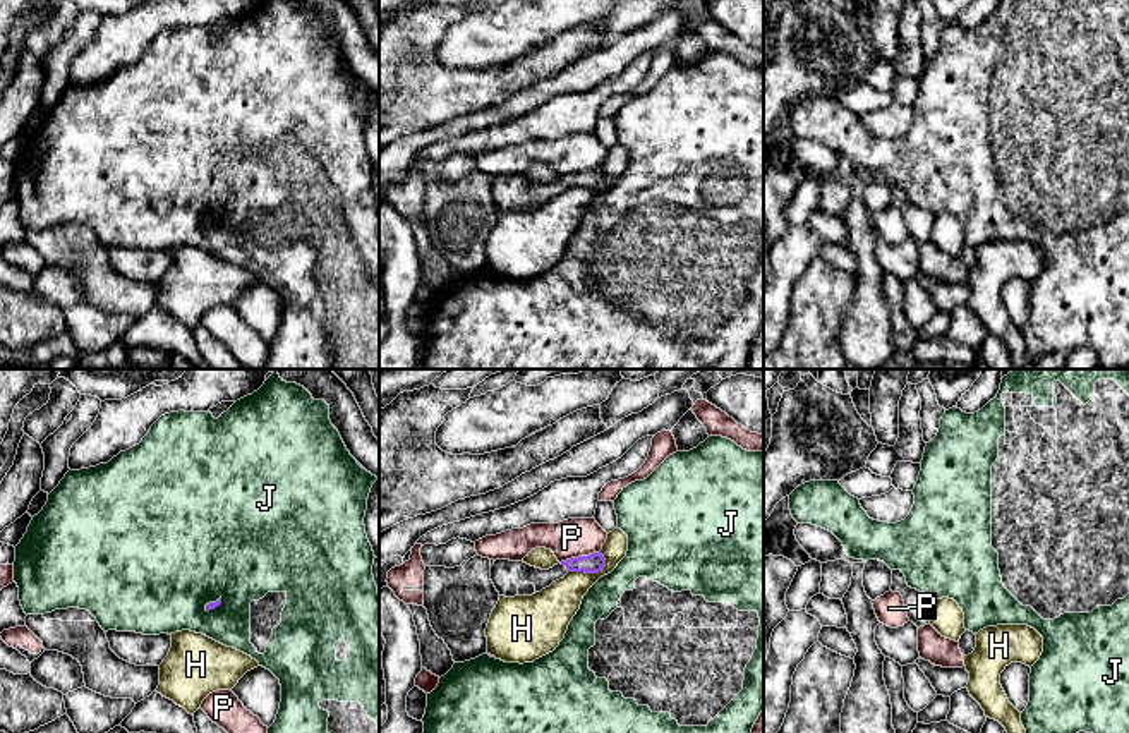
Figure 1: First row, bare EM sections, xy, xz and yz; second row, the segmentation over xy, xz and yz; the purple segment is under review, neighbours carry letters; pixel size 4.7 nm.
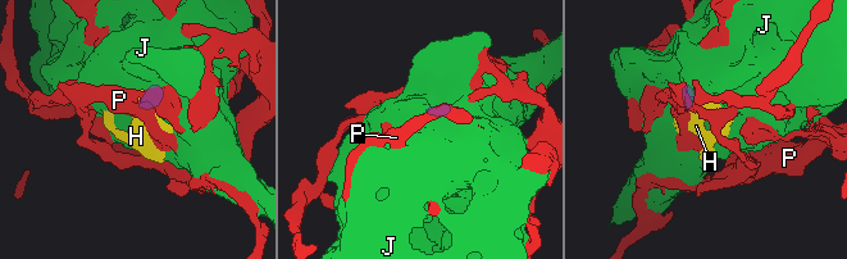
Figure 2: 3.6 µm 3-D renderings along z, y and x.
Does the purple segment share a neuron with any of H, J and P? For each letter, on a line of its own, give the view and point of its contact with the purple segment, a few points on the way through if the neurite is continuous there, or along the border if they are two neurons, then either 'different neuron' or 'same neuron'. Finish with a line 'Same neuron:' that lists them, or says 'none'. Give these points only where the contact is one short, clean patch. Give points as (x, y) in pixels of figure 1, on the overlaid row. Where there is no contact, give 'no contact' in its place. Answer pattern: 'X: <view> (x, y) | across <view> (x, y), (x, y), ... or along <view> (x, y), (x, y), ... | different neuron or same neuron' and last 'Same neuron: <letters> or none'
H: xz (589, 572) | along xz (606, 560), (597, 572), (568, 572) | different neuron
J: xy (211, 603) | along xy (222, 598), (210, 603), (205, 610) | different neuron
P: xz (579, 557) | along xz (599, 550), (560, 562) | different neuron
Same neuron: none

